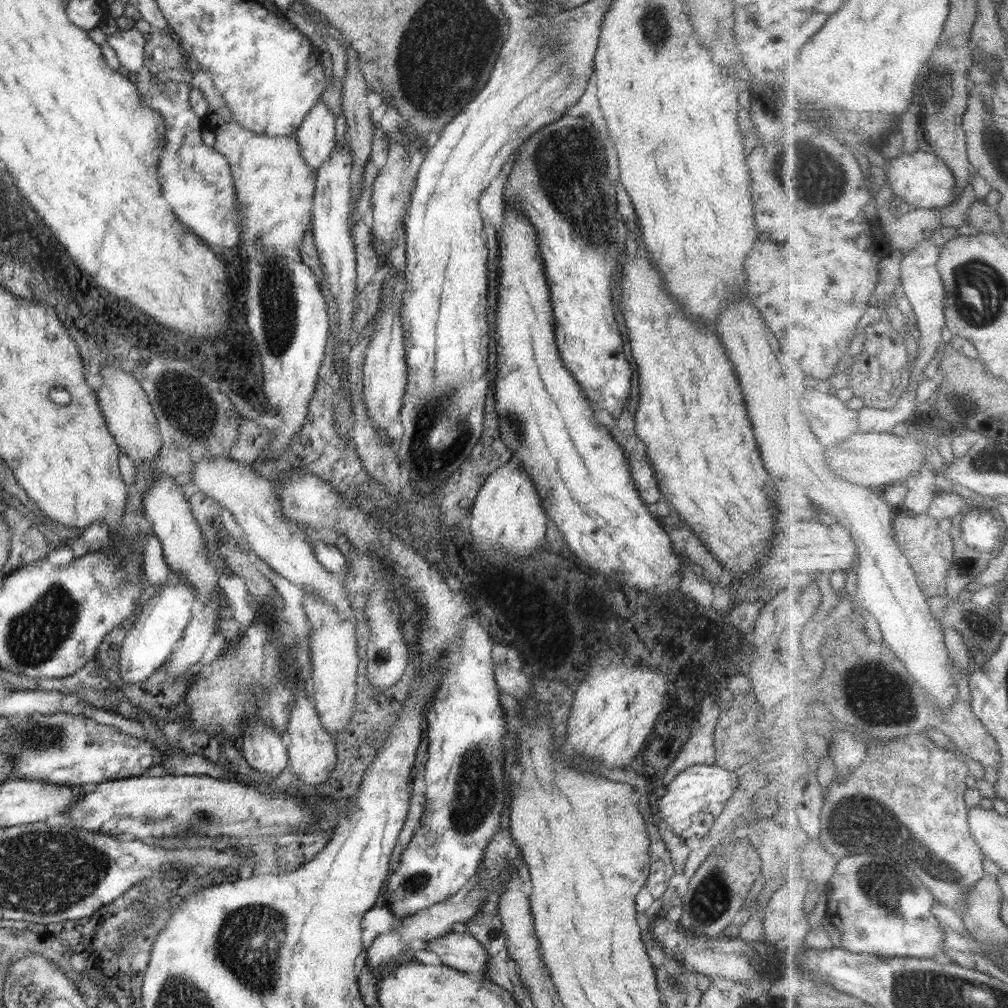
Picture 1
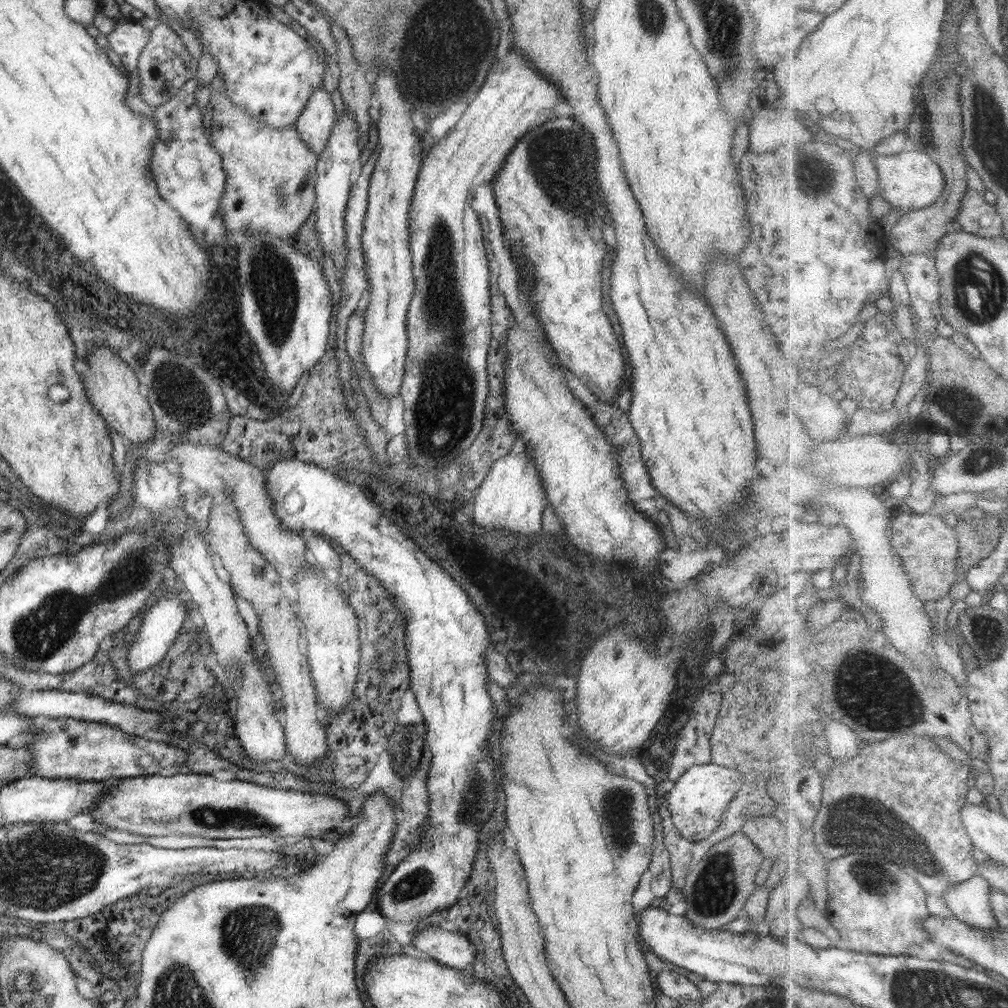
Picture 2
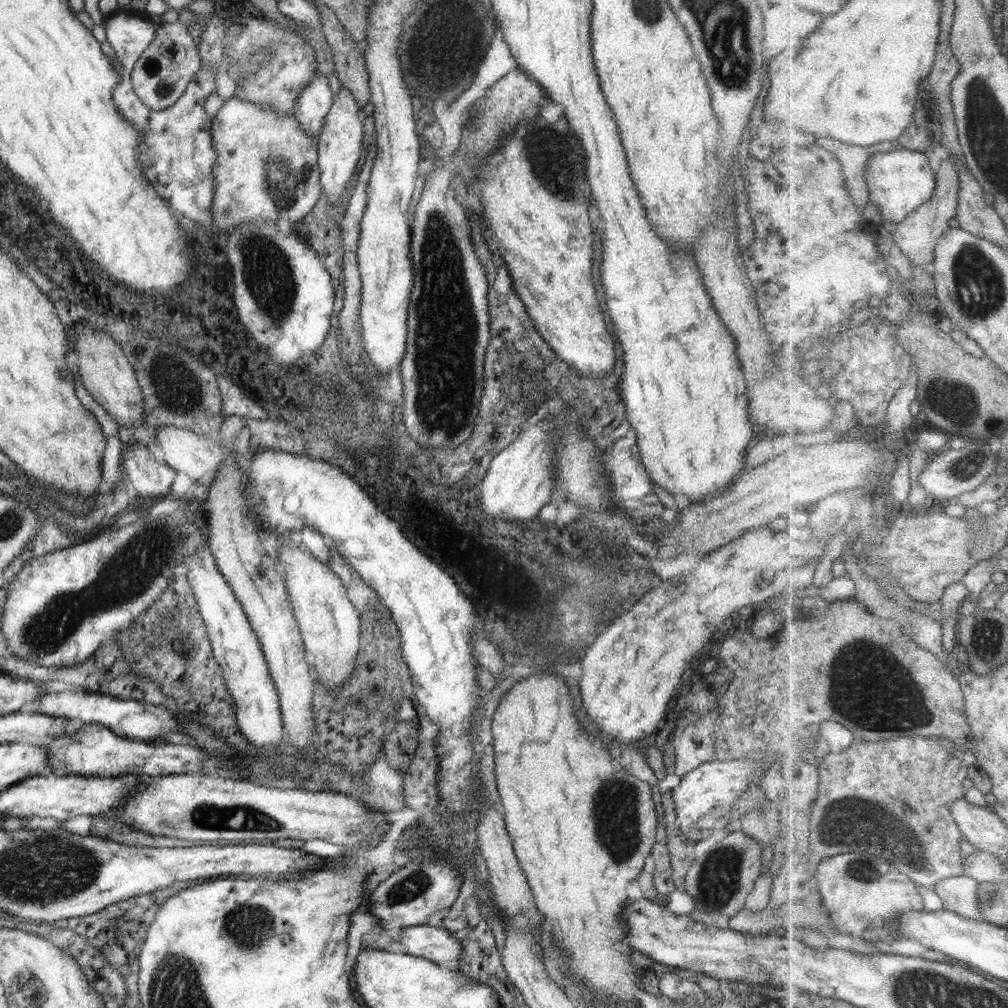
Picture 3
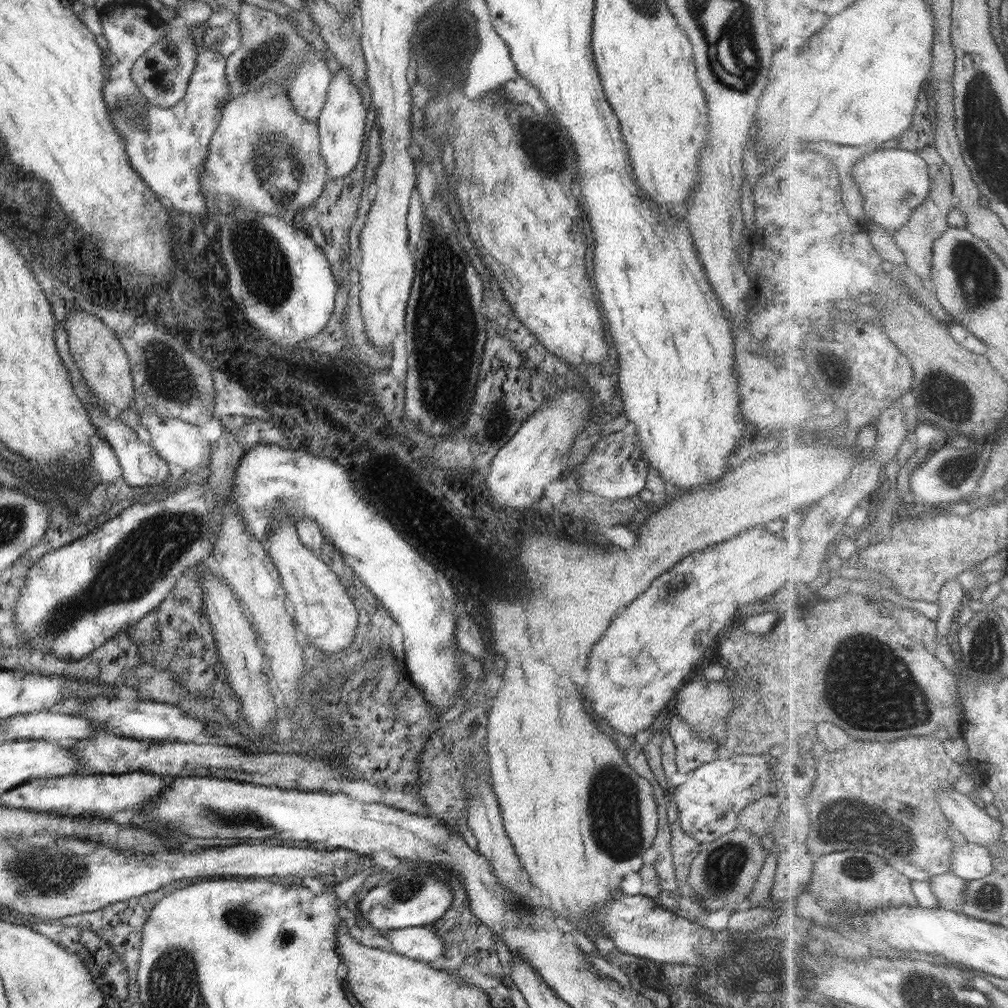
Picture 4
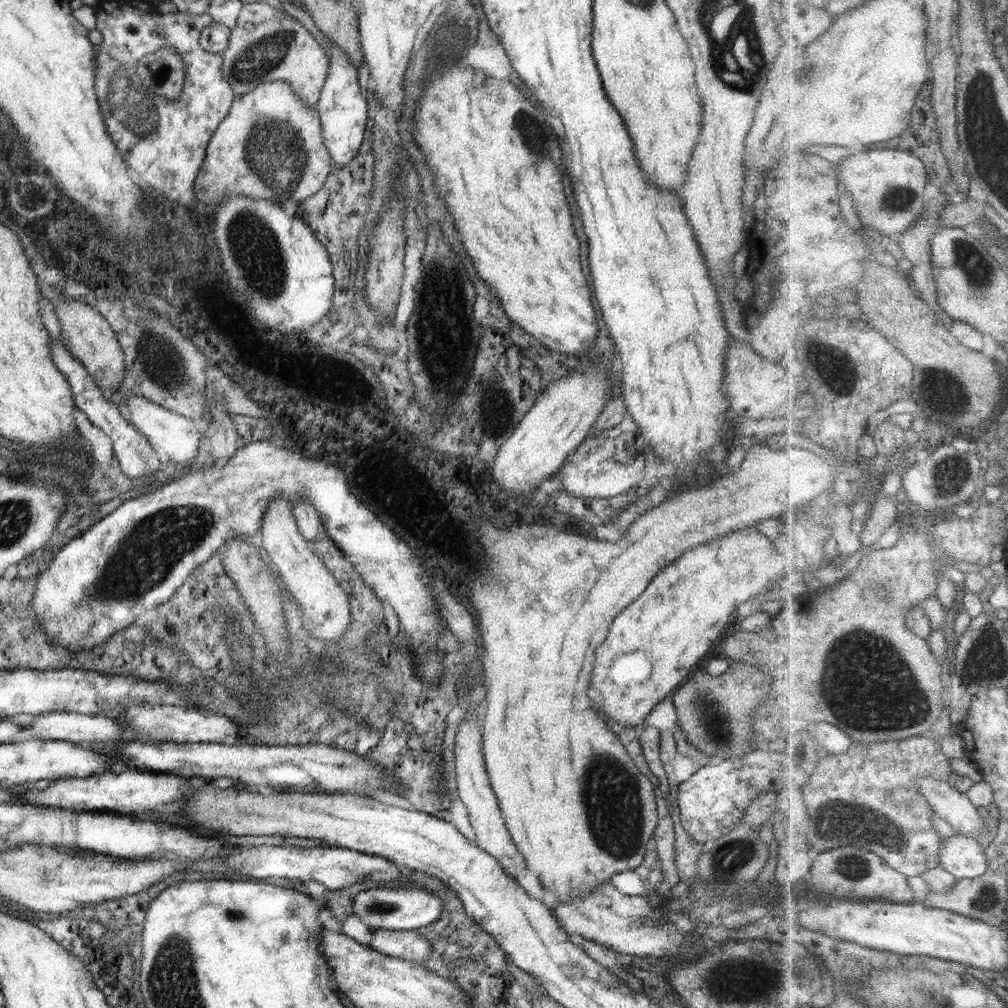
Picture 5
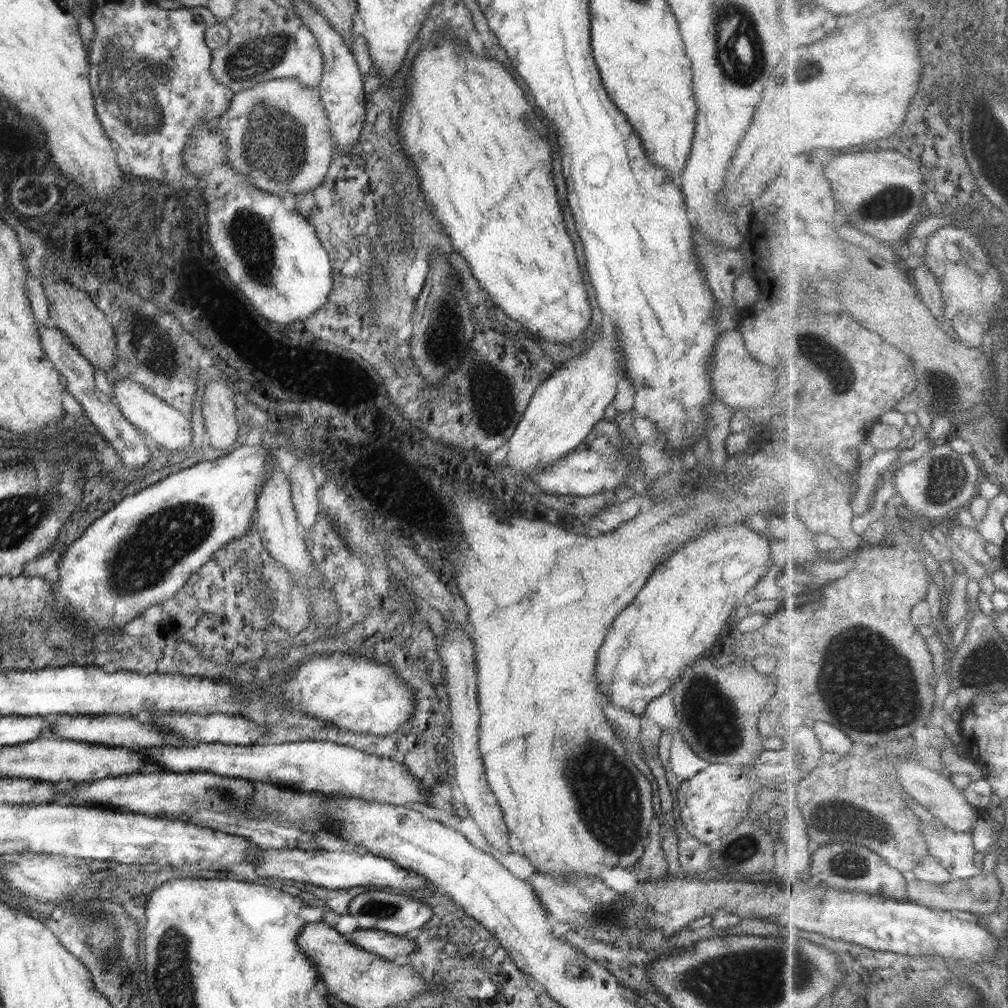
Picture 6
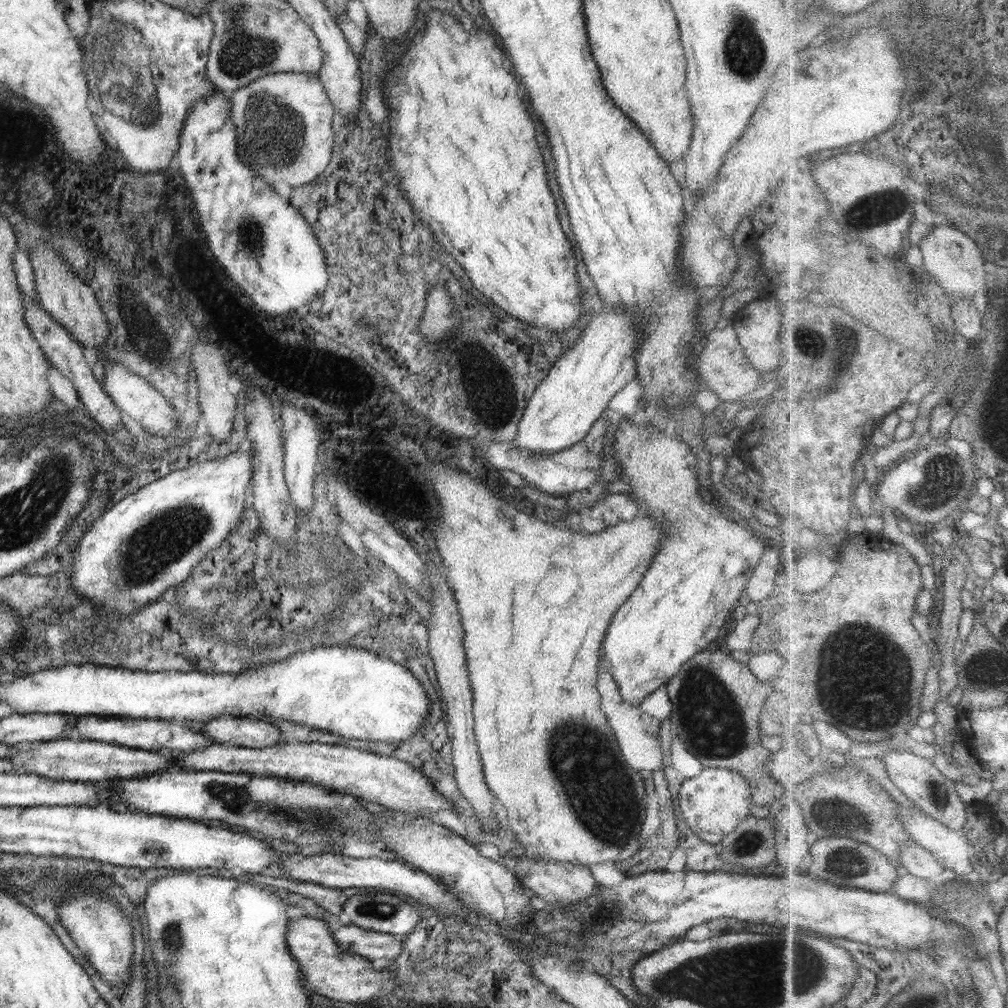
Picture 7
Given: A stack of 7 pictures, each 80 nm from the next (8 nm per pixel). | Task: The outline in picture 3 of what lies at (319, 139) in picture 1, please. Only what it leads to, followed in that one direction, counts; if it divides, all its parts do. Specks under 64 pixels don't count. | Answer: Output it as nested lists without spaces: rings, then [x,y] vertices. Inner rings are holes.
[[[318,71],[299,92],[293,115],[302,129],[310,136],[318,138],[332,103],[333,94],[328,77]]]

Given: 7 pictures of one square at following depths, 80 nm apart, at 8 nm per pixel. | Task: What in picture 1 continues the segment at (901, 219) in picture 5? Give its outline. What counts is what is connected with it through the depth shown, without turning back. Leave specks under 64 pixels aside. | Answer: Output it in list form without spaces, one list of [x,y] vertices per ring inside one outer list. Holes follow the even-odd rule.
[[[917,150],[914,153],[901,153],[889,162],[889,184],[896,197],[902,199],[912,209],[942,208],[958,200],[958,176],[950,169],[950,164],[933,150]]]

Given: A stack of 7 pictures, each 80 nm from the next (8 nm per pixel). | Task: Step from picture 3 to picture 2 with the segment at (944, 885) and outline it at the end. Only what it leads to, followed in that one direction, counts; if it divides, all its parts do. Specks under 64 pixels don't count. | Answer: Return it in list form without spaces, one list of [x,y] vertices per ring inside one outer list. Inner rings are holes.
[[[980,875],[953,884],[943,896],[947,906],[964,922],[983,929],[1001,931],[992,908],[991,890],[994,886]]]

